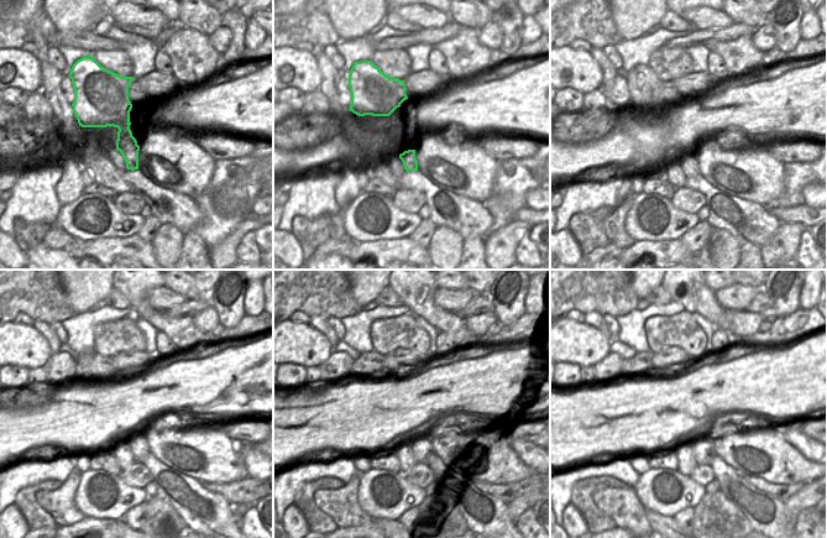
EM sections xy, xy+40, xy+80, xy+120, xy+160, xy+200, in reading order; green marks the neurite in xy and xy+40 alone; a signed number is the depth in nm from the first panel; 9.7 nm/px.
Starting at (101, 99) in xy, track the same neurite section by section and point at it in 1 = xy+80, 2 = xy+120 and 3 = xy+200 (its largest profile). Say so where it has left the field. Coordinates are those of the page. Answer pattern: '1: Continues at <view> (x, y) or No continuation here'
1: Continues at xy+80 (645, 88)
2: Continues at xy+120 (85, 367)
3: Continues at xy+200 (702, 448).

